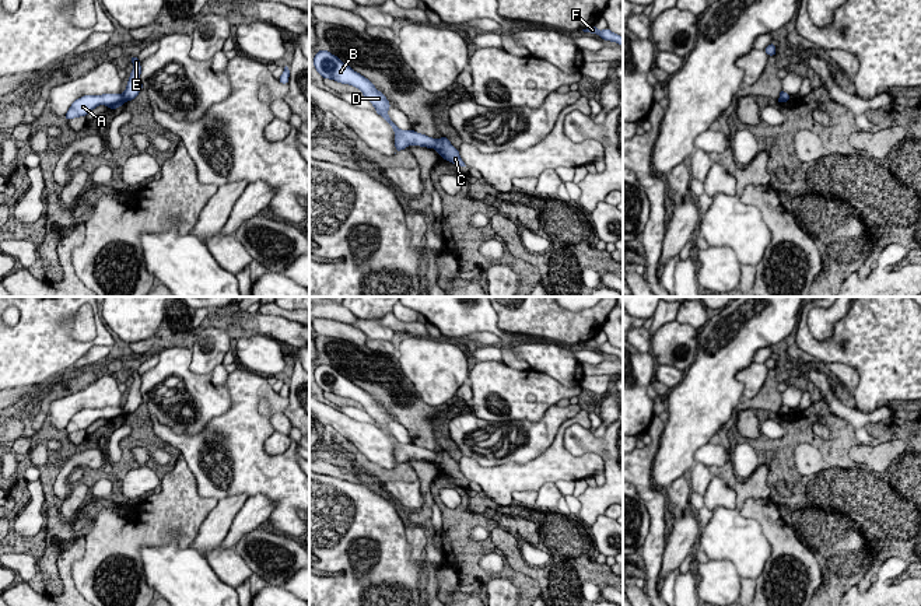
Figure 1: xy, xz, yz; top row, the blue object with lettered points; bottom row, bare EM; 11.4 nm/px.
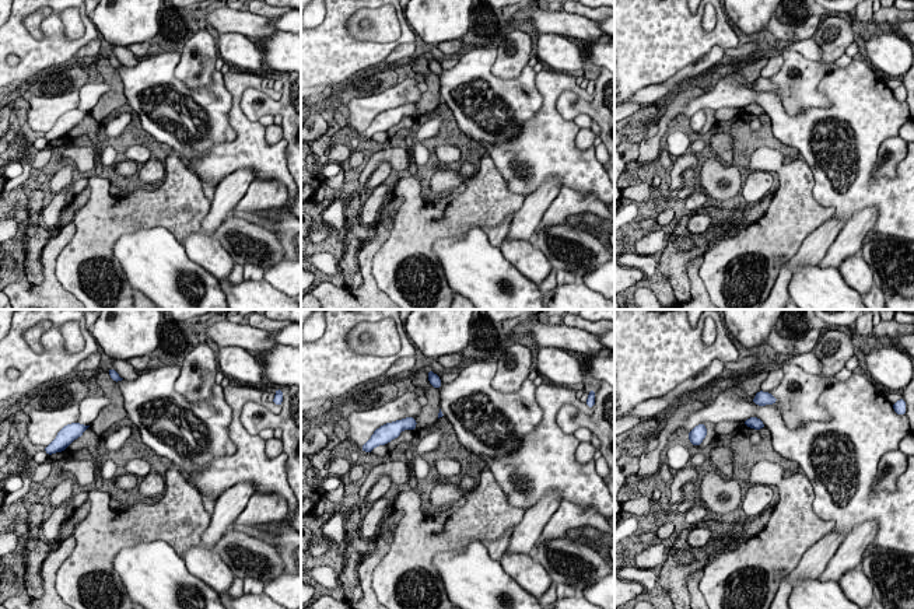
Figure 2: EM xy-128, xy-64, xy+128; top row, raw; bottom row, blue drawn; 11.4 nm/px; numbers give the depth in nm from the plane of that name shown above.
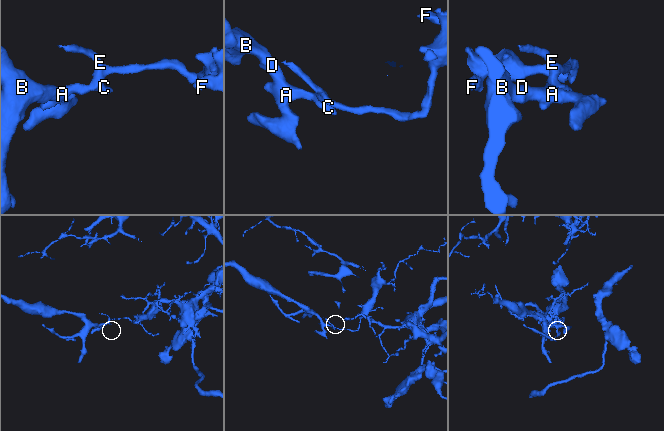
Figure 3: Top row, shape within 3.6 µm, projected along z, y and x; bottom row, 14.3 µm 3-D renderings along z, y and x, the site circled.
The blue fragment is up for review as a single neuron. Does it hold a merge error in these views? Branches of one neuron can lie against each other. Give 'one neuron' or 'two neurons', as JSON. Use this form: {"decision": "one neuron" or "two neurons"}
{"decision": "two neurons"}

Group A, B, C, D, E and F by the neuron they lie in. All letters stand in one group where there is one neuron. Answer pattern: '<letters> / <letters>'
A B D / C E F

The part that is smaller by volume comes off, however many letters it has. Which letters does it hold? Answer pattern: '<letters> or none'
A, B, D

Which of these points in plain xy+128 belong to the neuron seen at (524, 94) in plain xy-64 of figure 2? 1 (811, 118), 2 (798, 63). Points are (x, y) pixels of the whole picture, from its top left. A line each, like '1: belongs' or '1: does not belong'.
1: does not belong
2: belongs

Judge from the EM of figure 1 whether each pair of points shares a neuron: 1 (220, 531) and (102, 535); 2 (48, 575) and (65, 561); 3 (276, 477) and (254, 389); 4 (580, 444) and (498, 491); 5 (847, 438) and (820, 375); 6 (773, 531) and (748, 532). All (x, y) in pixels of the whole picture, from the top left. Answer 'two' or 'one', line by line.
1: two
2: two
3: one
4: two
5: two
6: two

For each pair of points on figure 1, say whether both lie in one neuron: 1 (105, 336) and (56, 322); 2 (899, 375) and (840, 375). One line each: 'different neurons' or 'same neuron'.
1: same neuron
2: different neurons

